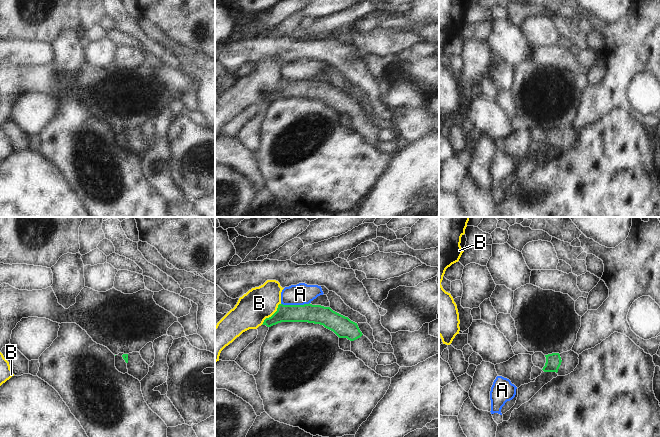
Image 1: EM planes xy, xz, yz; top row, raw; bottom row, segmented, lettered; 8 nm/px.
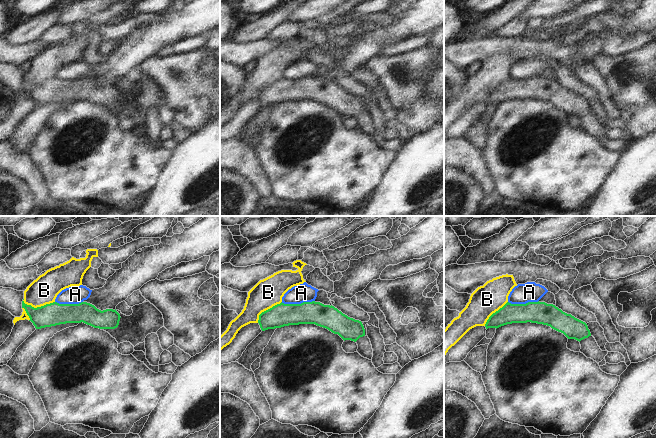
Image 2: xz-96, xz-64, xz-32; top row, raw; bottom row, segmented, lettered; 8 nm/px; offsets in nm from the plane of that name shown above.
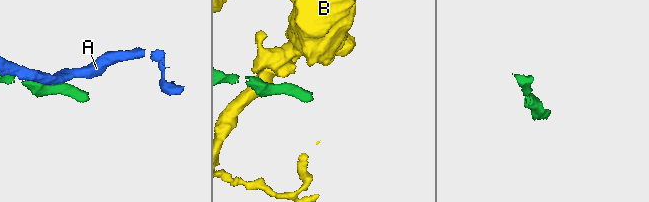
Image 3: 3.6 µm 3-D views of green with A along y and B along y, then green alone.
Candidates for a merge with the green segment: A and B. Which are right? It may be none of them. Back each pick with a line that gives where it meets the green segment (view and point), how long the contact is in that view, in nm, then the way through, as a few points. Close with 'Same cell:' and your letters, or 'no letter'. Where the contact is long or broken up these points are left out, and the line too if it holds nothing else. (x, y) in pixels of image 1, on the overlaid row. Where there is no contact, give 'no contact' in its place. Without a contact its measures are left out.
Same cell: no letter

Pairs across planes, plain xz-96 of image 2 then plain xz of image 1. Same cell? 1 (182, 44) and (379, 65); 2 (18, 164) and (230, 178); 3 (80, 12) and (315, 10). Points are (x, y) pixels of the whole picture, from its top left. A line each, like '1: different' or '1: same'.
1: different
2: different
3: same

